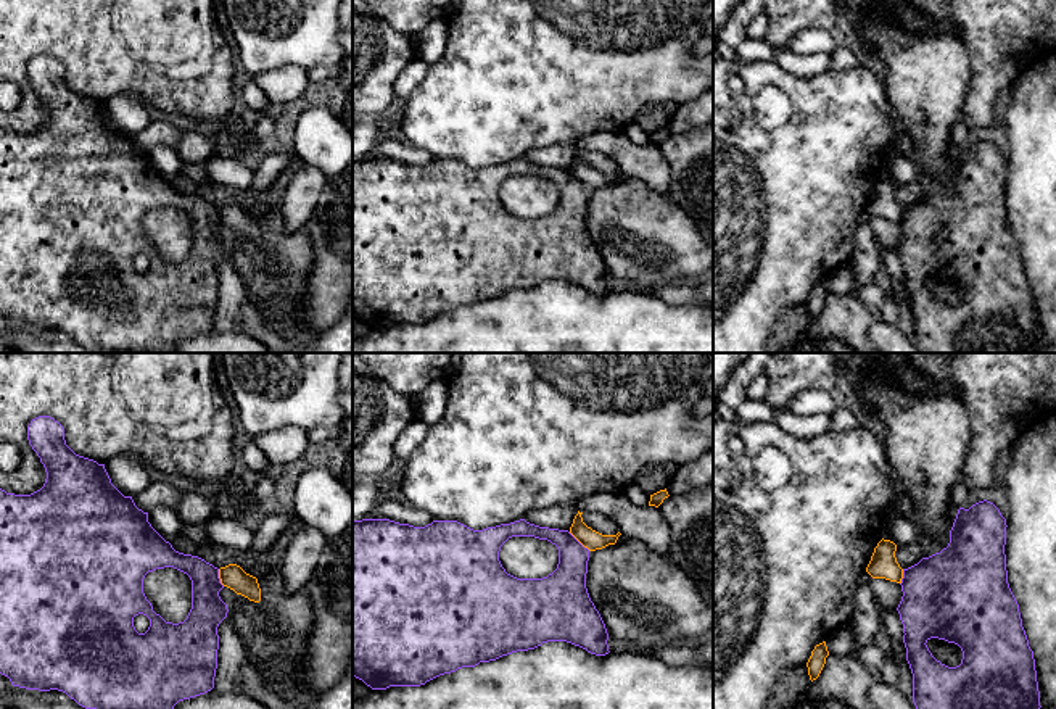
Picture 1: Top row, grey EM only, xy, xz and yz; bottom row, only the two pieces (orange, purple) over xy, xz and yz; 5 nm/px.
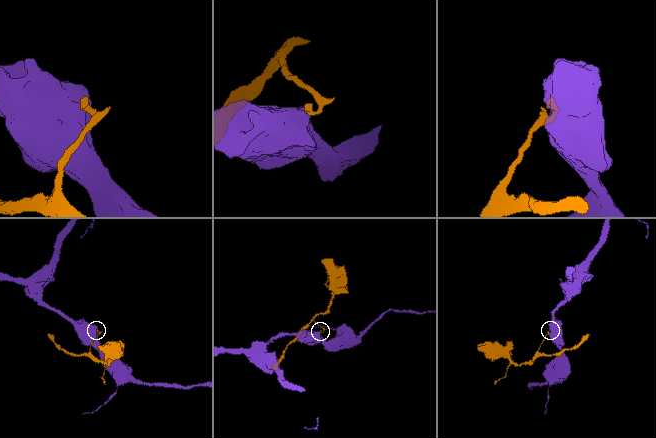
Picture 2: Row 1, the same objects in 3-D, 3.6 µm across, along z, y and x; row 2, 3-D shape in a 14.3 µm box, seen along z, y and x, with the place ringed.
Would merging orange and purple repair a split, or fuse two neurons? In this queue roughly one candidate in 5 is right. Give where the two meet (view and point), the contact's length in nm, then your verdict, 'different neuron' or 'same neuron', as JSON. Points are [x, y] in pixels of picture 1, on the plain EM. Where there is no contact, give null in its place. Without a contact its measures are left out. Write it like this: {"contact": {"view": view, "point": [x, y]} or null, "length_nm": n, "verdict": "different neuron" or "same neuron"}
{"contact": {"view": "xz", "point": [580, 181]}, "length_nm": 140, "verdict": "different neuron"}

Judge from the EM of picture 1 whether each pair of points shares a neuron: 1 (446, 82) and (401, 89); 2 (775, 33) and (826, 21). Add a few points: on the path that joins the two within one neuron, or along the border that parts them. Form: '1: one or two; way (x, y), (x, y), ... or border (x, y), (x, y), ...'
1: two; border (428, 65), (424, 81), (404, 100)
2: one; way (787, 20), (813, 20)

